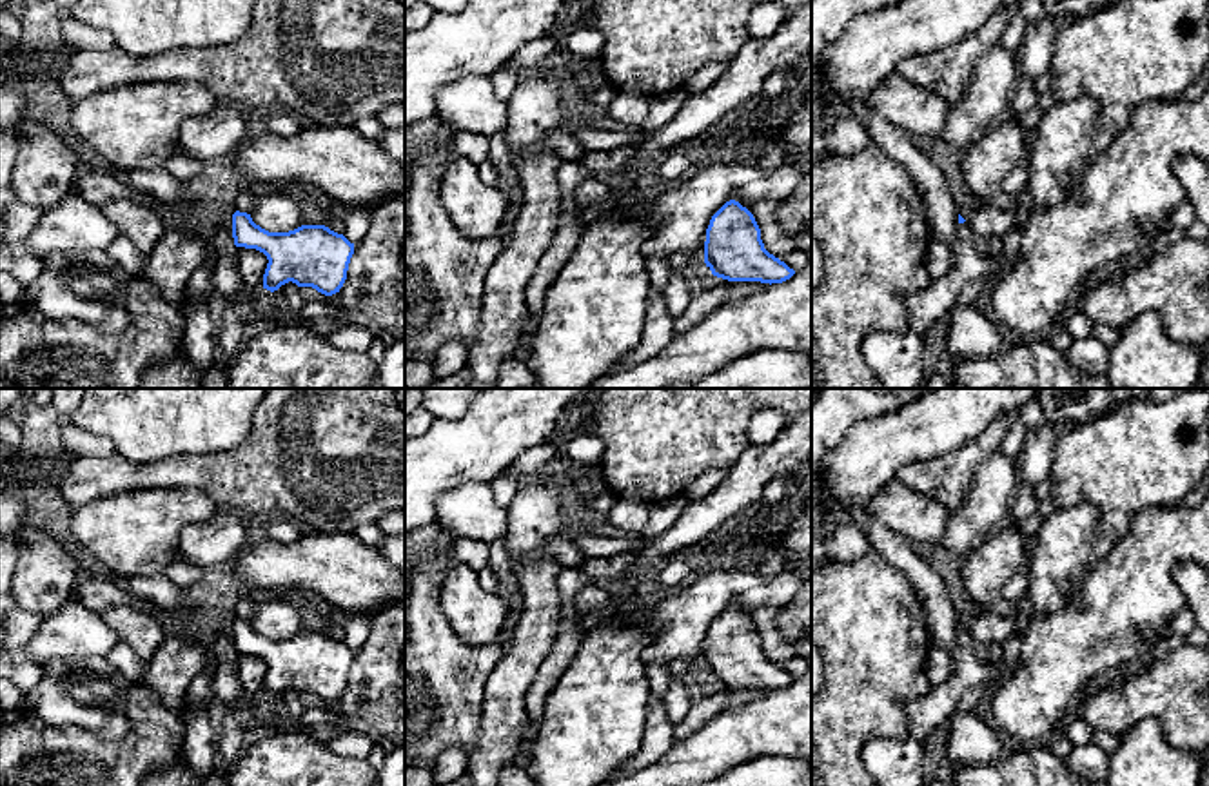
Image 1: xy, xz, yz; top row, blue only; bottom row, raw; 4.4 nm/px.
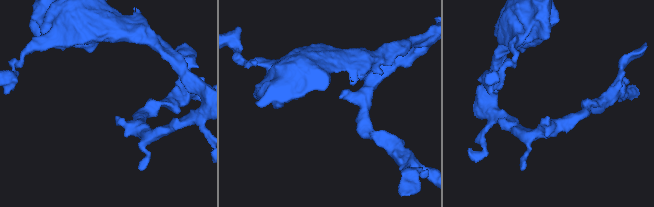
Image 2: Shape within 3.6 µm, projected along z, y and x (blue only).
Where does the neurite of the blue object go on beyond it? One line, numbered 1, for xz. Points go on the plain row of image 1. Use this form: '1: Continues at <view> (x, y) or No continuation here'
1: No continuation here

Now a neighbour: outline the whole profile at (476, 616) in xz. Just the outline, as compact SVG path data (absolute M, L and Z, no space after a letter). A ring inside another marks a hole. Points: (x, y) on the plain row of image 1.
M452 565L445 570L439 604L456 635L470 646L492 643L506 615L506 601L496 592L487 592L477 572L467 565Z

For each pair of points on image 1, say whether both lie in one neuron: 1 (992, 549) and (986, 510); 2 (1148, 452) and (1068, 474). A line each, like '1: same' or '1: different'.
1: different
2: same

